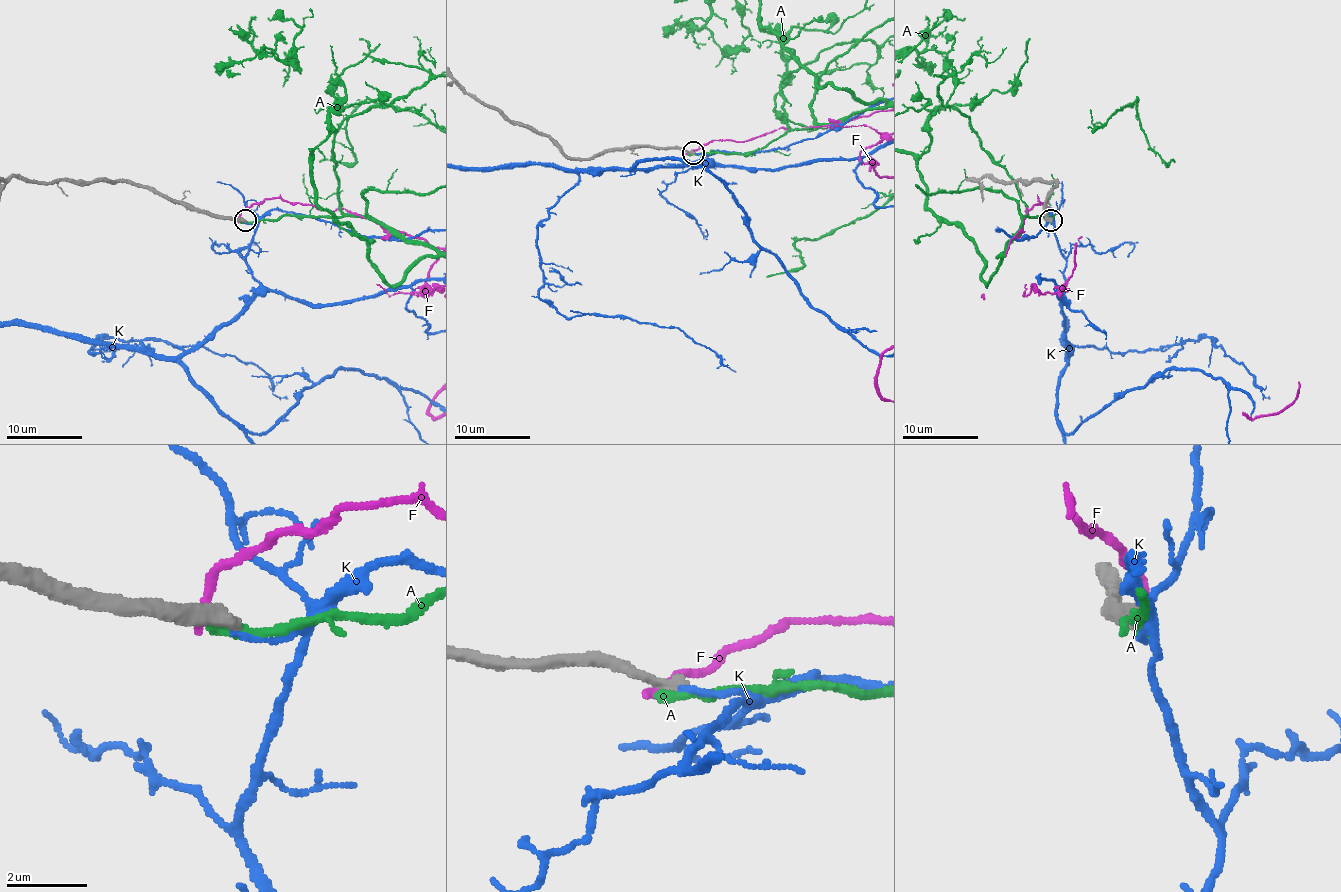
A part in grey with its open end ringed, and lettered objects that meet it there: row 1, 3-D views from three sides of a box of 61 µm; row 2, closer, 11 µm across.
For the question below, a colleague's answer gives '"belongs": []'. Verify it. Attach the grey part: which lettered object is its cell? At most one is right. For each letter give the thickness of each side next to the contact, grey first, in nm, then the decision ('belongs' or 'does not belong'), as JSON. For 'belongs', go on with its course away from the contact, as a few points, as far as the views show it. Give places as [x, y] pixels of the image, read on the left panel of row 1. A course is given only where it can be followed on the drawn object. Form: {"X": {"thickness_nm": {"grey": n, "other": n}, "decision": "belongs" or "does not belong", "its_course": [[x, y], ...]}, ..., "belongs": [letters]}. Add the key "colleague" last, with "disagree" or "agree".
{"A": {"thickness_nm": {"grey": 360, "other": 280}, "decision": "does not belong"}, "F": {"thickness_nm": {"grey": 440, "other": 260}, "decision": "does not belong"}, "K": {"thickness_nm": {"grey": 340, "other": 140}, "decision": "does not belong"}, "belongs": [], "colleague": "agree"}

